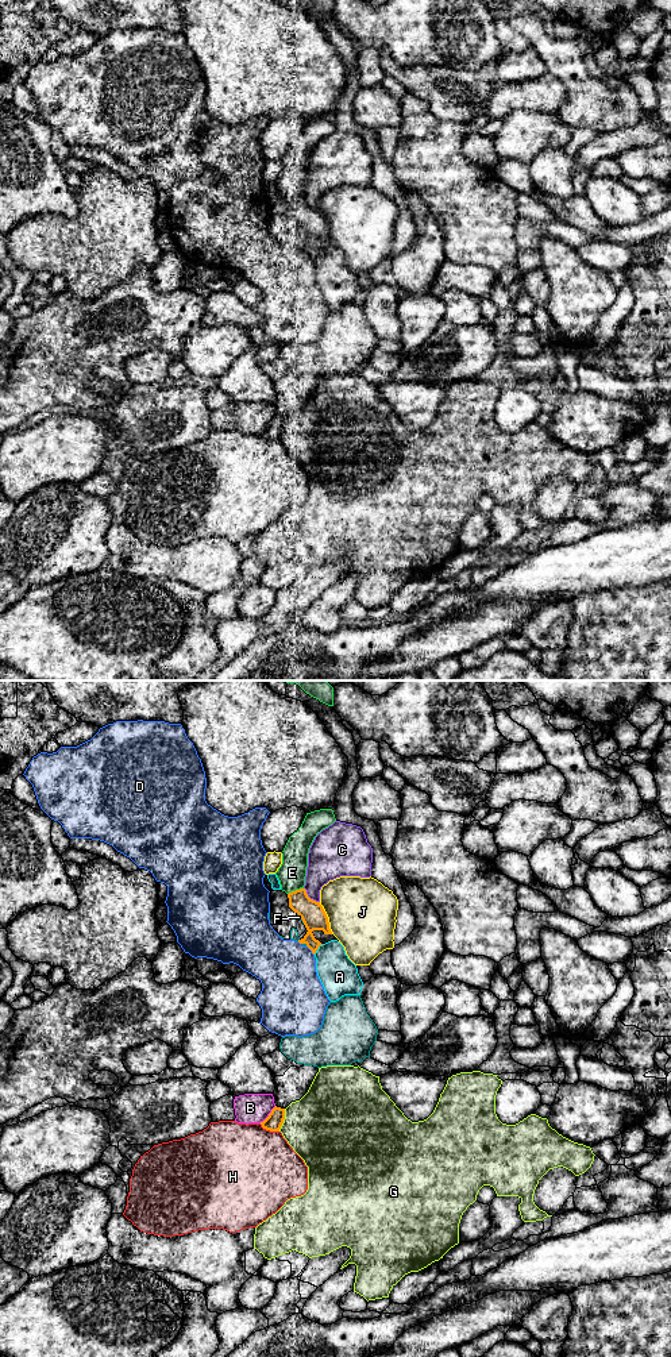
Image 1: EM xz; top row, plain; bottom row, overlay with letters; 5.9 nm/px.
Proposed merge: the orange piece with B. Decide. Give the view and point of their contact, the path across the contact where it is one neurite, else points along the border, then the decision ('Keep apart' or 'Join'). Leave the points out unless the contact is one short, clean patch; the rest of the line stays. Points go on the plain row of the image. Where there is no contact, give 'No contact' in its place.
Touches orange at xz (269, 424). Boundary: xz (276, 415), (259, 431). Keep apart

